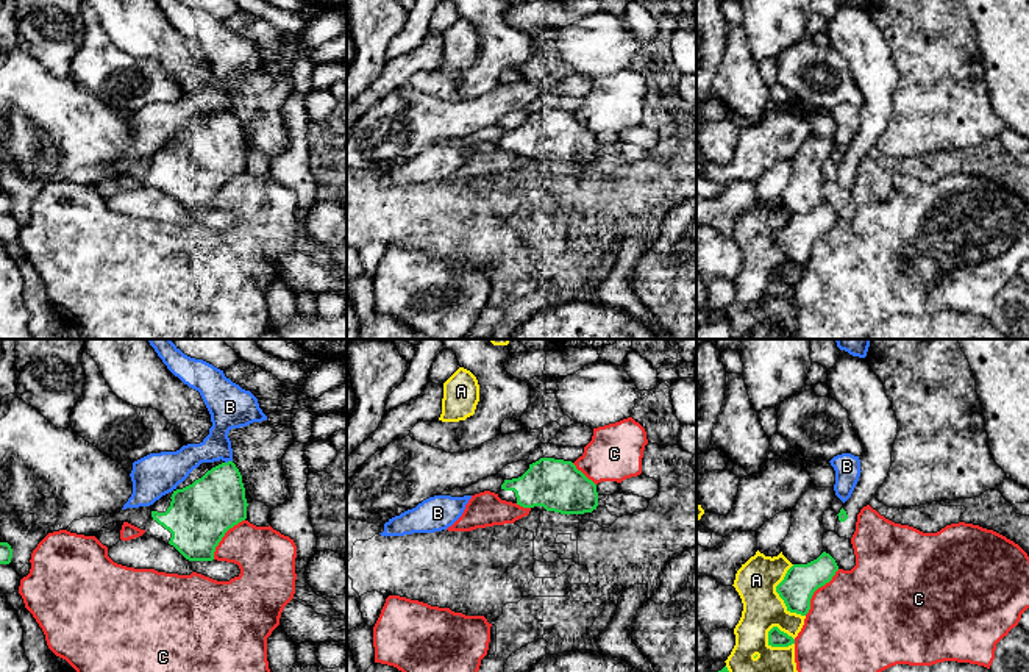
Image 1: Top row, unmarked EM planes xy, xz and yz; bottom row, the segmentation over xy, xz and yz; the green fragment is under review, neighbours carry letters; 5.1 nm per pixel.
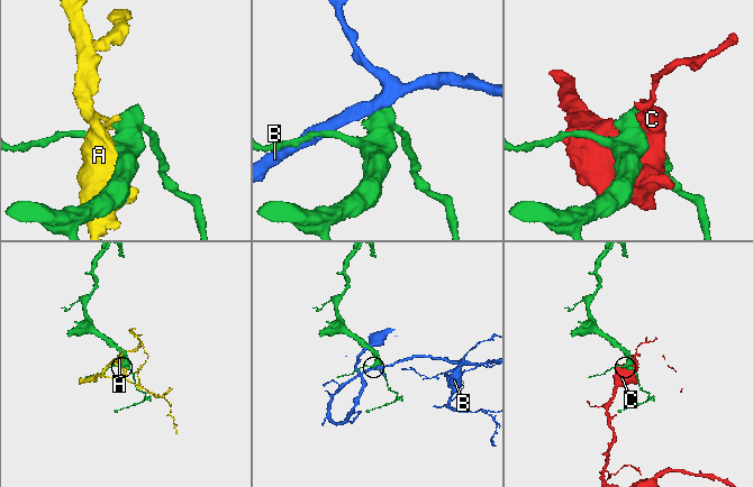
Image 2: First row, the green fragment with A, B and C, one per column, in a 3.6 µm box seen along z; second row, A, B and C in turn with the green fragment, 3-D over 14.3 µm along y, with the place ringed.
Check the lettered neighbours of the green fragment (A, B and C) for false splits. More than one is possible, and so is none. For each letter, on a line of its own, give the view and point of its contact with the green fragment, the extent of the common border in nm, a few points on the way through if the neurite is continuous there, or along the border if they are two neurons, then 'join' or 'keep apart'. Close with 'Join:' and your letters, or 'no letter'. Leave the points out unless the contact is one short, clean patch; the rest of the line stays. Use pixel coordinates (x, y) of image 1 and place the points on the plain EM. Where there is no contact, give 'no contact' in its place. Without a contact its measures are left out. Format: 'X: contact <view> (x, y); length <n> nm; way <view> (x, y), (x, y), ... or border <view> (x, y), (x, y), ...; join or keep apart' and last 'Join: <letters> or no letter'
A: contact yz (776, 296); length 160 nm; keep apart
B: contact xy (228, 111); length 40 nm; keep apart
C: contact yz (815, 239); length 300 nm; keep apart
Join: no letter

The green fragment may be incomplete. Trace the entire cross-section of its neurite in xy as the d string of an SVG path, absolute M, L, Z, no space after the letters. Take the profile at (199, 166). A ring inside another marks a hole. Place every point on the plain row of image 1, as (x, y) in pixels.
M233 111L201 113L172 142L156 150L145 183L173 195L189 211L212 211L225 183L247 169L242 125Z

